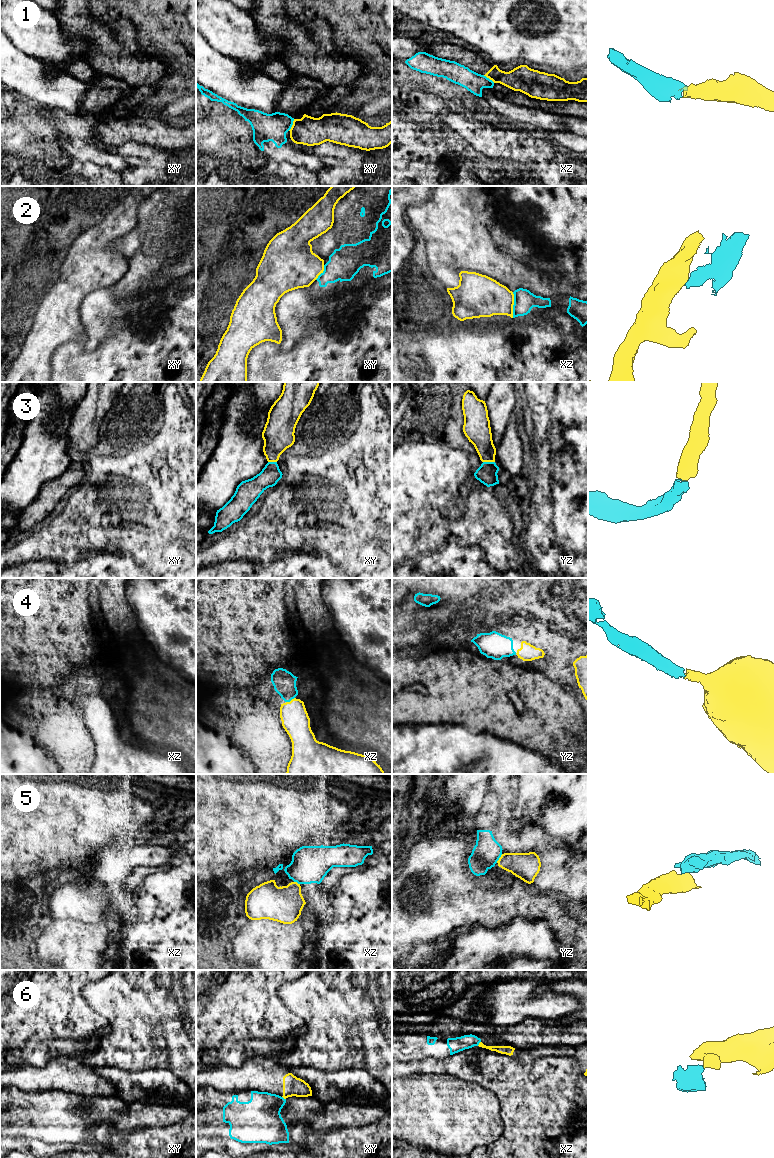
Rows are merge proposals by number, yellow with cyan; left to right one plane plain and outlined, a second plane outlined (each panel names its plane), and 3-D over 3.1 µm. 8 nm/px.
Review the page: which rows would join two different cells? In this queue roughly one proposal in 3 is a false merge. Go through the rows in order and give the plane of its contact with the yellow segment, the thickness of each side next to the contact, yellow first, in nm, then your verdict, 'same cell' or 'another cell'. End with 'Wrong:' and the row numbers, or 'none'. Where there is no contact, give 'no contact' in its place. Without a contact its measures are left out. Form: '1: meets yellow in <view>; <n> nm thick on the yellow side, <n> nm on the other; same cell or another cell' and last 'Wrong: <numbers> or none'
1: meets yellow in xy; 240 nm thick on the yellow side, 220 nm on the other; another cell
2: meets yellow in xz; 320 nm thick on the yellow side, 170 nm on the other; another cell
3: meets yellow in yz; 200 nm thick on the yellow side, 160 nm on the other; same cell
4: meets yellow in xz; 220 nm thick on the yellow side, 190 nm on the other; same cell
5: meets yellow in yz; 220 nm thick on the yellow side, 220 nm on the other; another cell
6: meets yellow in xz; 80 nm thick on the yellow side, 120 nm on the other; another cell
Wrong: 1, 2, 5, 6

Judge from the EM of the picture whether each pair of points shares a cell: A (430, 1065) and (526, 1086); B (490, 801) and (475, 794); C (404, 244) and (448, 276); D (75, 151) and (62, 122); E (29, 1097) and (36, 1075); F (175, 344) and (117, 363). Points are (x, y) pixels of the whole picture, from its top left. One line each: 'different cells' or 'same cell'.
A: same cell
B: different cells
C: different cells
D: same cell
E: different cells
F: same cell

